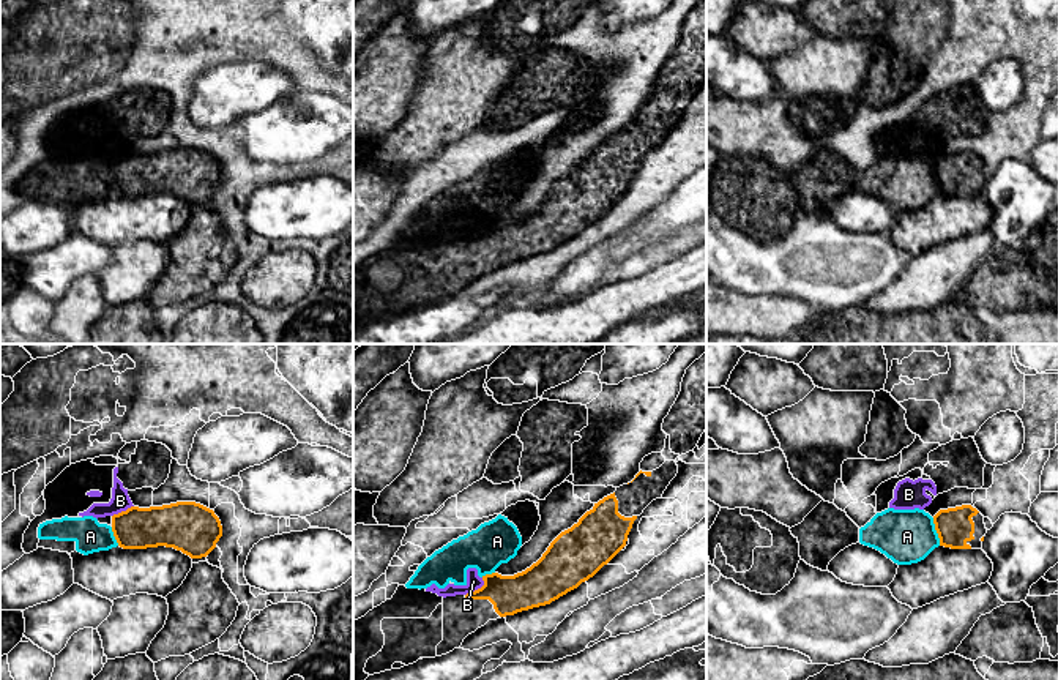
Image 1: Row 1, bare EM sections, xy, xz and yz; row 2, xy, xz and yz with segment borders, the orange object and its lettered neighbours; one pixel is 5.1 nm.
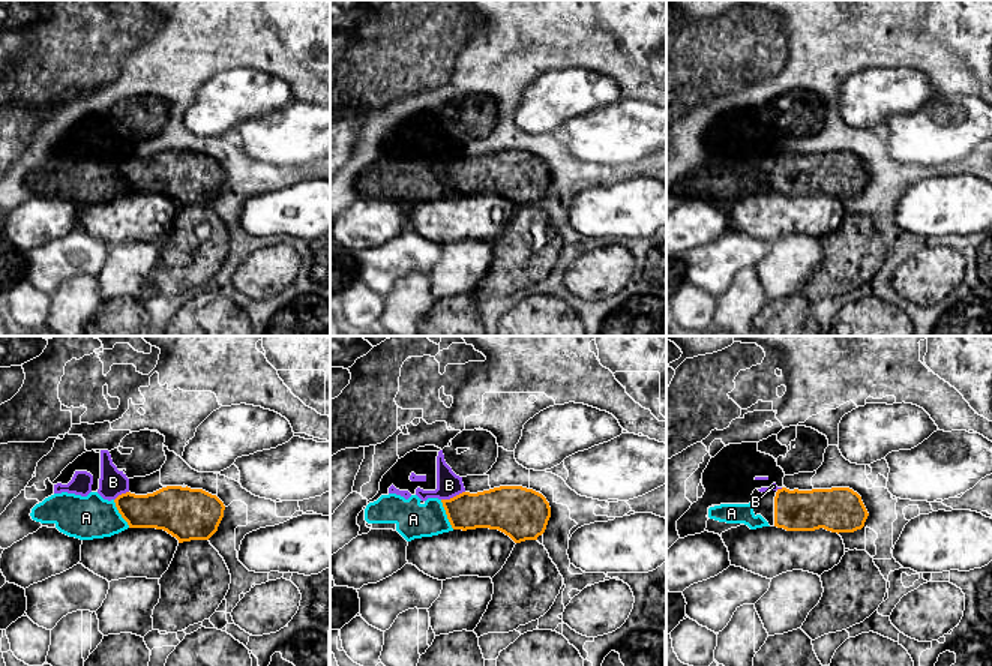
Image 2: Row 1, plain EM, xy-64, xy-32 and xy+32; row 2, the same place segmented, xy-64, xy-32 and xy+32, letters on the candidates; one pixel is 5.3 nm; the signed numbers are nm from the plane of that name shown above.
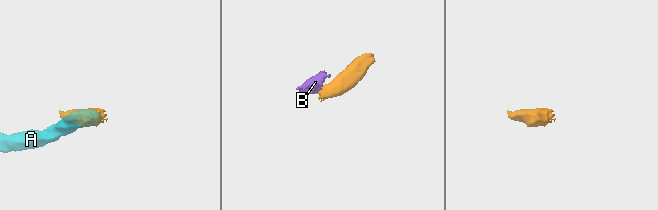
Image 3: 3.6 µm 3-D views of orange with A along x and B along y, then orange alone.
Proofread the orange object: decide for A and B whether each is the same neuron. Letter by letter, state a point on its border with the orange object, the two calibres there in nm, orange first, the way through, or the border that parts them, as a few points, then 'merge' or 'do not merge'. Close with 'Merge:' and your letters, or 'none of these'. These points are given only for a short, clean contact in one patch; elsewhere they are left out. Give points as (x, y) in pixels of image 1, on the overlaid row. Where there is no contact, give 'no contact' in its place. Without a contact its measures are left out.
A: meets orange in yz at (937, 532); 190 nm thick on the orange side, 280 nm on the other; do not merge
B: meets orange in xz at (478, 589); 190 nm thick on the orange side, 80 nm on the other; border along xz (483, 578), (483, 584), (465, 595); do not merge
Merge: none of these

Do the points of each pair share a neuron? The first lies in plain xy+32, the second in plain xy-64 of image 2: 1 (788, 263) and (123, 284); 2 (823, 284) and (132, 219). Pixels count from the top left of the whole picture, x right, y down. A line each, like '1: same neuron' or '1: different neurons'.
1: same neuron
2: different neurons

